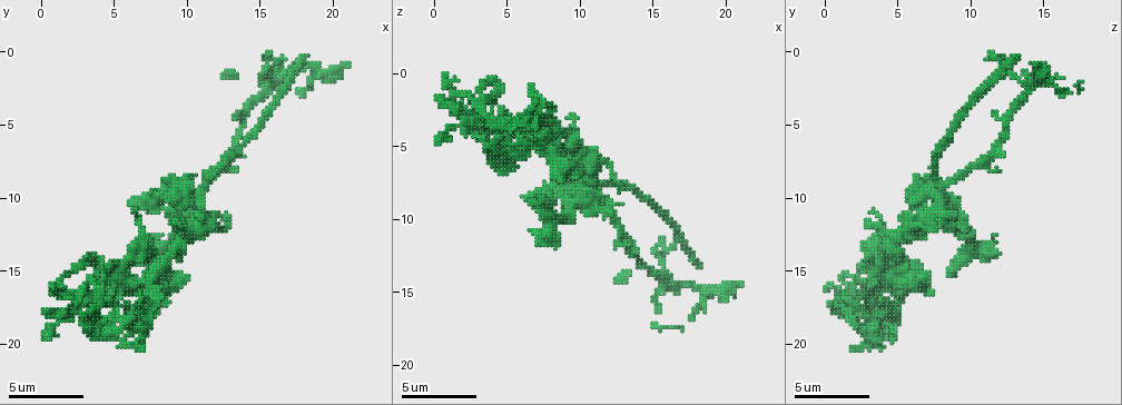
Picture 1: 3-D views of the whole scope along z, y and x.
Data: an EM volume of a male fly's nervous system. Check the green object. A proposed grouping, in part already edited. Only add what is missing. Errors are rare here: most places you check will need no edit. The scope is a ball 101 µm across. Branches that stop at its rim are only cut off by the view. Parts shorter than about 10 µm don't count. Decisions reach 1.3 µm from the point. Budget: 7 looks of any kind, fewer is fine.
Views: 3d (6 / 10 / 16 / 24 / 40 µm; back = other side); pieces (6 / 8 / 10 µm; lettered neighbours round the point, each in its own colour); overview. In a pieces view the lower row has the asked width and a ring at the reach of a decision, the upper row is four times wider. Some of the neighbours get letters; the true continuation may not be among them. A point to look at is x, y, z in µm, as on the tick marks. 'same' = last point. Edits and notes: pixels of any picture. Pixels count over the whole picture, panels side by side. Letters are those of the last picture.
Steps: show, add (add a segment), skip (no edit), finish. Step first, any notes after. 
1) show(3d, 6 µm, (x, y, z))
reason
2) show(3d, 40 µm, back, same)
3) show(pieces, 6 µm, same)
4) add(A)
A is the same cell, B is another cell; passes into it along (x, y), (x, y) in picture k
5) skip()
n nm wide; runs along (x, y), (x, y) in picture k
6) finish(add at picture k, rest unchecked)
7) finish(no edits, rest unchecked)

show(pieces, 10 µm, (8.2, 12.6, 11.6))
branch stops here

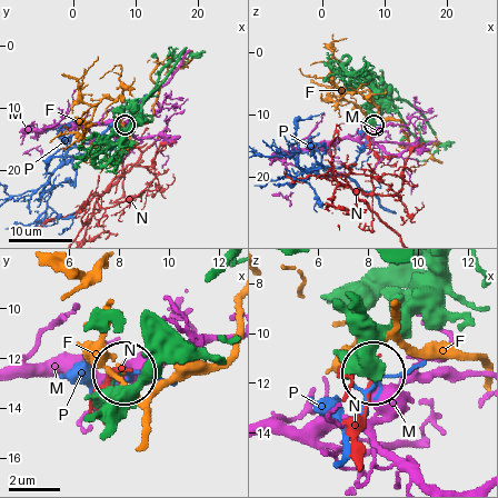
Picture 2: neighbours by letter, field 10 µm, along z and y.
skip()
F, M, N and P are other cells; no lettered segment goes on from it

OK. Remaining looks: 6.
show(pieces, 6 µm, (9.6, 11.8, 3.0))
branch stops here

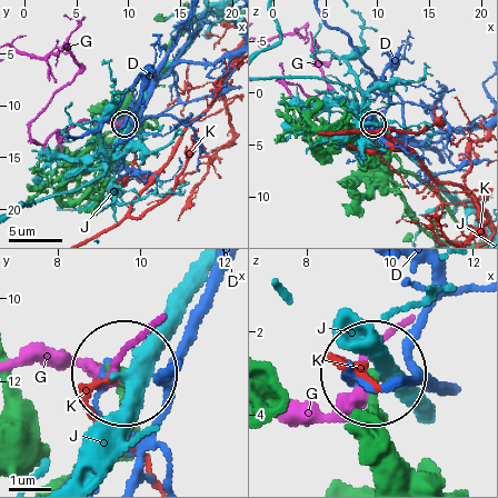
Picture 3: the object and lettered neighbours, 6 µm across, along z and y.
skip()
D, G, J and K are other cells; no lettered segment goes on from it

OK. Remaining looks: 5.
show(3d, 10 µm, (0.4, 17.8, 1.6))
free end

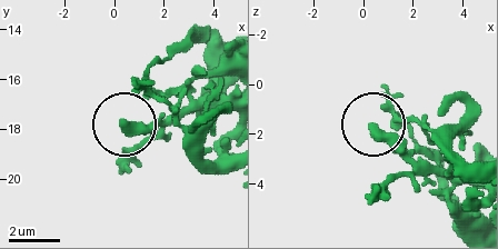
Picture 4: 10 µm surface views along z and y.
show(pieces, 6 µm, (0.4, 17.9, 1.7))

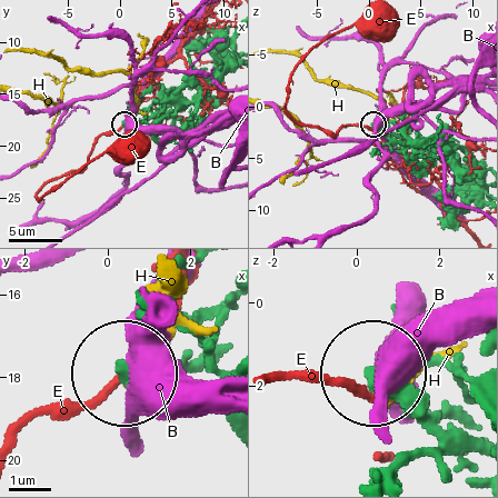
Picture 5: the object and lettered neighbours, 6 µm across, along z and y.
skip()
B, E and H are other cells; none of them fits

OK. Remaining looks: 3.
finish(no edits, rest unchecked)

